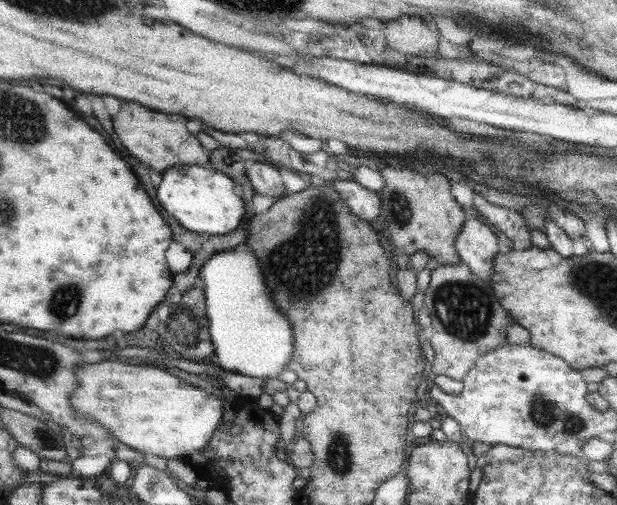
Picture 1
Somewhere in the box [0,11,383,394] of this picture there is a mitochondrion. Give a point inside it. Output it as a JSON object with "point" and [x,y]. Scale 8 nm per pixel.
{"point":[311,260]}

